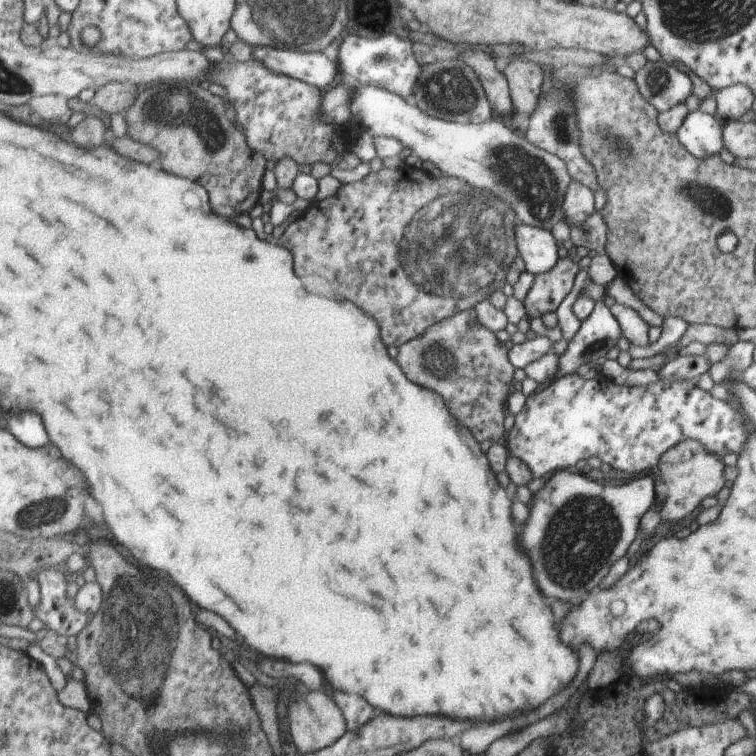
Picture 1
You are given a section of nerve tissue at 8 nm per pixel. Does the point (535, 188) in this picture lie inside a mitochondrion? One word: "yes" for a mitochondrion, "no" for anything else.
yes

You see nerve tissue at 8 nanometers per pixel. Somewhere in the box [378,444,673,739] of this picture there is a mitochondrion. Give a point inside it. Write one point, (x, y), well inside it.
(587, 527)

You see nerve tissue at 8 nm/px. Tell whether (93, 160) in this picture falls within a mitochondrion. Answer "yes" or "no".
no

